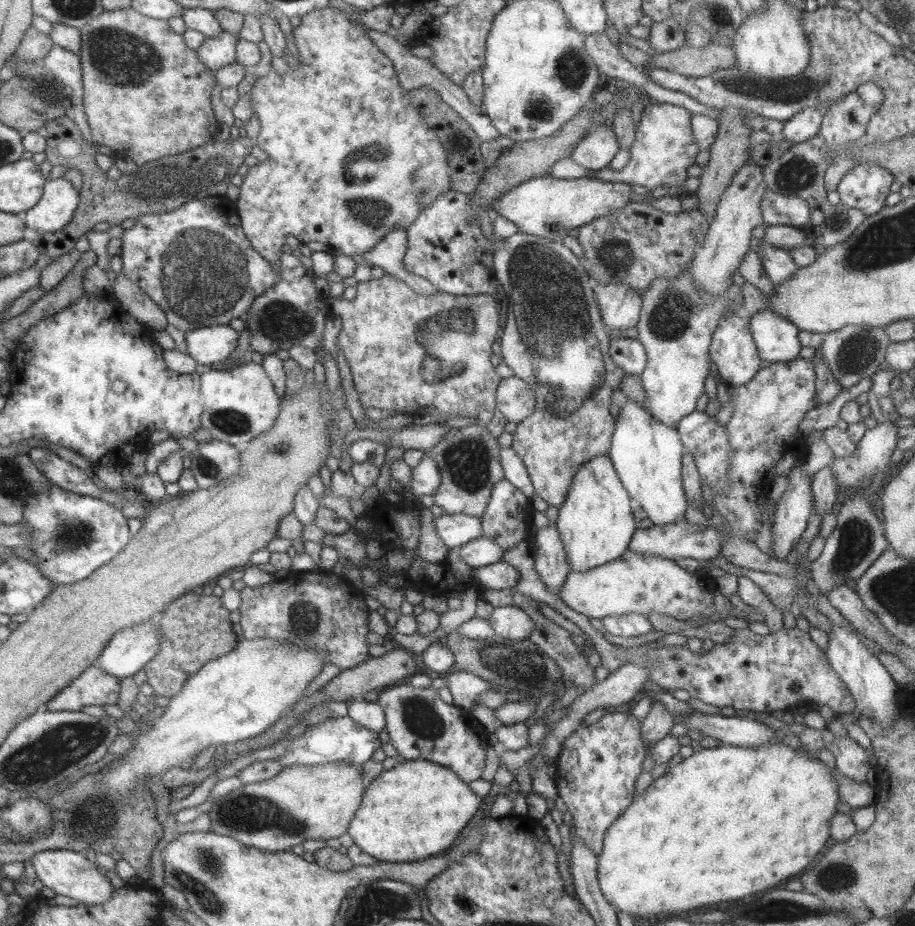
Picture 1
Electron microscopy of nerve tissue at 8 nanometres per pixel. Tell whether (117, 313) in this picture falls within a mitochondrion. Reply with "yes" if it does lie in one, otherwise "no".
no

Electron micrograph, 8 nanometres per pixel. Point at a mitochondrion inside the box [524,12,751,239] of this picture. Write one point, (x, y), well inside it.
(572, 69)

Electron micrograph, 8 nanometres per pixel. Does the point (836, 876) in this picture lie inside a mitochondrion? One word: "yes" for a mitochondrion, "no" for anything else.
yes

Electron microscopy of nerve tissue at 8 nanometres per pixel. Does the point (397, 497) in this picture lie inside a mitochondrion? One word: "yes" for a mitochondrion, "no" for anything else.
no

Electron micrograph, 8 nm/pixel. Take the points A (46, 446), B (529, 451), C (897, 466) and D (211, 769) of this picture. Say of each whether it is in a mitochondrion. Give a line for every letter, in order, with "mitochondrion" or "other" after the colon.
A: other
B: other
C: other
D: other

